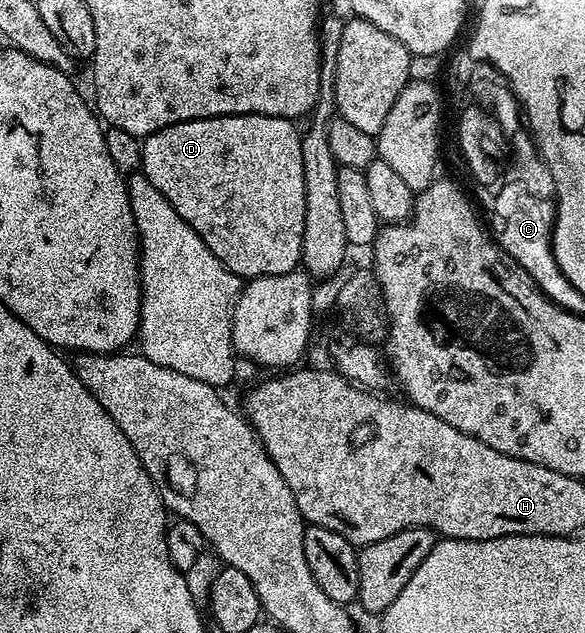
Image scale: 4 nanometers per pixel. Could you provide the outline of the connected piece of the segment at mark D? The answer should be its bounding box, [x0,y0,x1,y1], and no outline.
[140,116,305,278]

